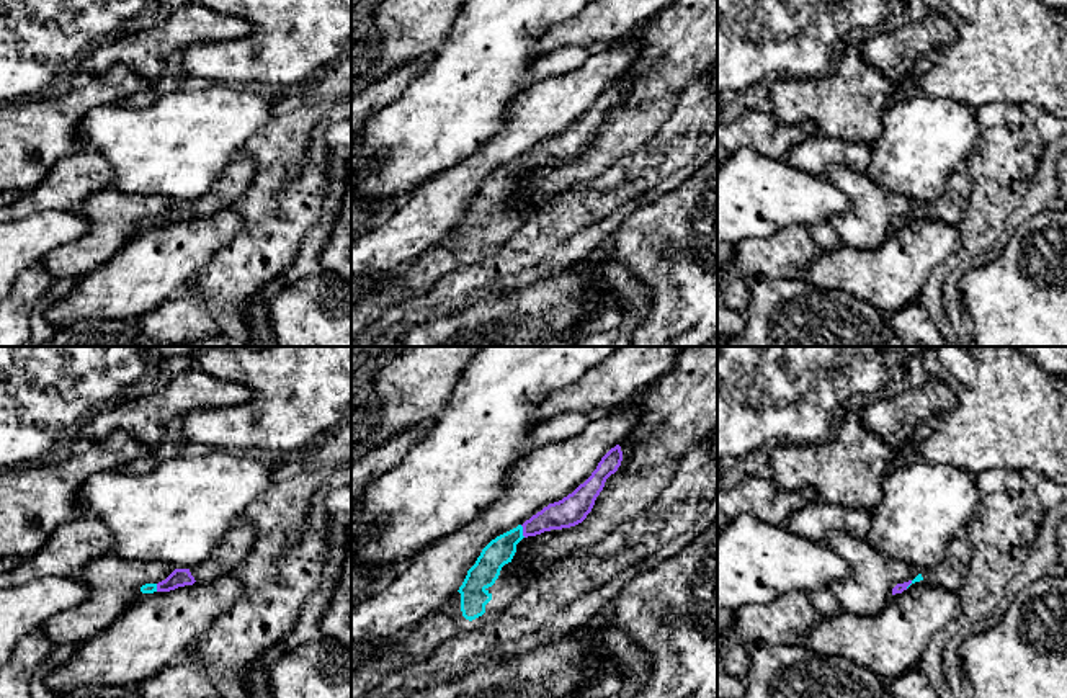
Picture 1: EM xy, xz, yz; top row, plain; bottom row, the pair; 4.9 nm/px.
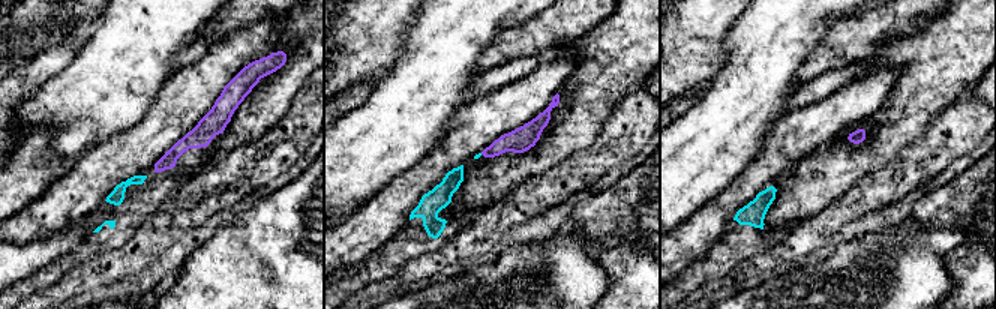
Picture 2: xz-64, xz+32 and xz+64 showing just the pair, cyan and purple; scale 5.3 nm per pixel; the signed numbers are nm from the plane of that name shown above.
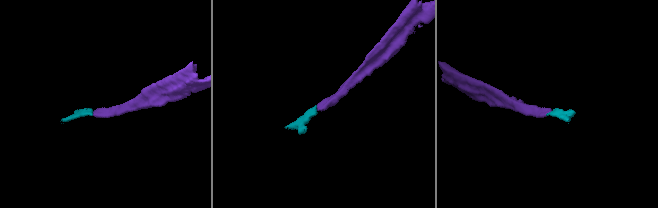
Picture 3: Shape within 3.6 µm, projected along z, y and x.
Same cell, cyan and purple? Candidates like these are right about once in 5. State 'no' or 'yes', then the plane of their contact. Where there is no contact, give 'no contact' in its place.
yes; contact in xz

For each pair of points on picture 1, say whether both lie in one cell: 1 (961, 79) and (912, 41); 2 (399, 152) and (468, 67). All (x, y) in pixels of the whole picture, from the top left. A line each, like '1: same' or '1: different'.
1: different
2: same

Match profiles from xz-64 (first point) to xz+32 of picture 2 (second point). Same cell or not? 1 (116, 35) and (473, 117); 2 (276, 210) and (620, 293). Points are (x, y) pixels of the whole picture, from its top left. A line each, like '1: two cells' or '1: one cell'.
1: two cells
2: one cell

